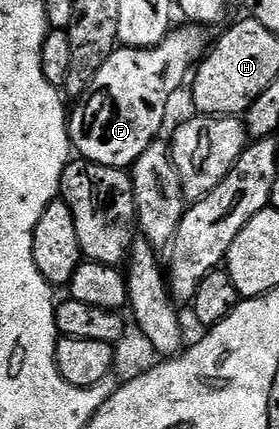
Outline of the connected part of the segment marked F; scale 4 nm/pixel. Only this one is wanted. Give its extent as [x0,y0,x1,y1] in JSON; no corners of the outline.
[67,22,209,170]

